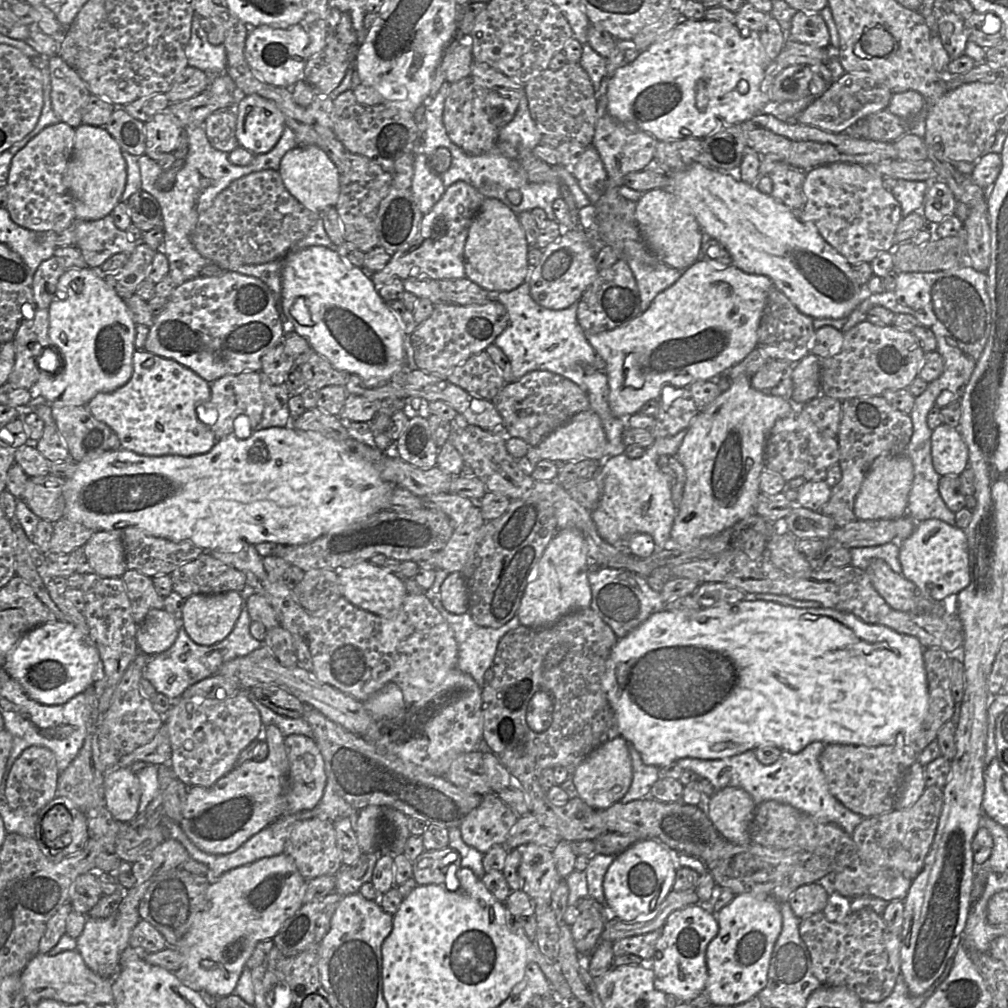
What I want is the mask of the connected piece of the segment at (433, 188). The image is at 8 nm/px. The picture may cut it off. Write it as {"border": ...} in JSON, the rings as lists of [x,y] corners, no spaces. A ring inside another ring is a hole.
{"border":[[[423,153],[415,155],[411,192],[423,215],[430,212],[444,194],[445,189],[440,175],[431,169],[429,158]]]}

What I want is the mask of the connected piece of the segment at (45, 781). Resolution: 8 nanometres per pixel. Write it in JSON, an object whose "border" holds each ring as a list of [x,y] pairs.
{"border":[[[31,746],[25,749],[12,765],[6,785],[5,800],[9,807],[19,813],[38,814],[56,797],[59,770],[54,753],[45,747]]]}

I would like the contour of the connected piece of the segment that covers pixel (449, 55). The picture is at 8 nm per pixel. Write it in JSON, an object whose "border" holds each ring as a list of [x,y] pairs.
{"border":[[[469,35],[458,37],[458,41],[449,43],[441,59],[445,72],[445,81],[452,84],[471,75],[473,61]]]}

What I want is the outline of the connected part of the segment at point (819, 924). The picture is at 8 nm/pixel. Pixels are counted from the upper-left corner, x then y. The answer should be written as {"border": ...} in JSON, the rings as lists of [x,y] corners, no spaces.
{"border":[[[863,908],[845,916],[842,920],[831,922],[822,912],[812,914],[800,920],[800,937],[810,953],[813,973],[825,986],[846,987],[854,991],[862,1001],[880,1002],[886,999],[896,984],[901,966],[900,936],[887,926],[882,916],[870,908]]]}

